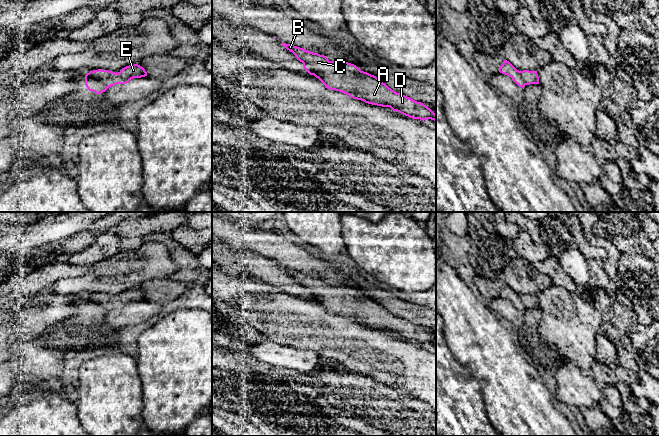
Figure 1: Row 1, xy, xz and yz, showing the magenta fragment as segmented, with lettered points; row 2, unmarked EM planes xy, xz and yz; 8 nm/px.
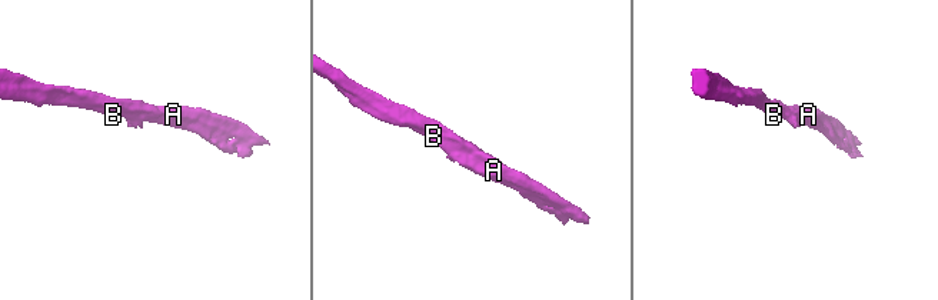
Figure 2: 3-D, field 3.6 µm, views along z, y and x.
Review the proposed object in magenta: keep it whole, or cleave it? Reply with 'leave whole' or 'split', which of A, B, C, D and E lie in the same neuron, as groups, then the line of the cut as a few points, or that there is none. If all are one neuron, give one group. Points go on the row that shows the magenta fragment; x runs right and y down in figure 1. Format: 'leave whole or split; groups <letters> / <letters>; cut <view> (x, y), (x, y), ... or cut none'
leave whole; groups A B C D E; cut none

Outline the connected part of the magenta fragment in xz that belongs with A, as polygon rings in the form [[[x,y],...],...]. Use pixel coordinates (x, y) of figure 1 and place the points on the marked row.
[[[282,43],[303,63],[304,69],[318,78],[326,88],[349,95],[365,103],[390,107],[412,119],[436,121],[436,114],[421,102],[395,92],[379,78],[344,61],[329,61],[324,55]]]

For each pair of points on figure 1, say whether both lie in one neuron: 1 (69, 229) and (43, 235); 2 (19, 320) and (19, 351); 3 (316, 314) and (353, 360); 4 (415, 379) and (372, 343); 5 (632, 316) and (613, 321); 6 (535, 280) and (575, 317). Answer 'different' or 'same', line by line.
1: same
2: different
3: same
4: same
5: same
6: different

